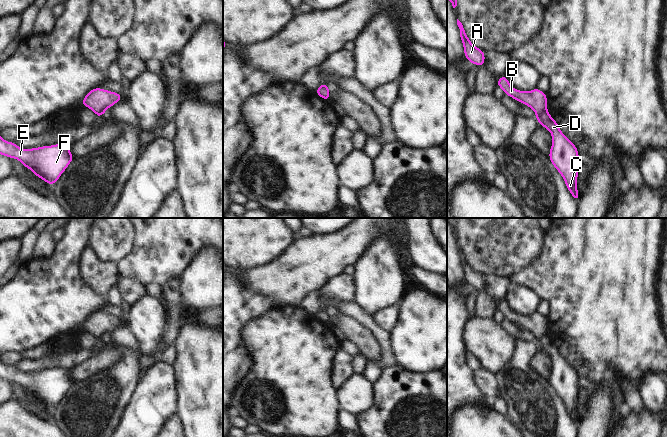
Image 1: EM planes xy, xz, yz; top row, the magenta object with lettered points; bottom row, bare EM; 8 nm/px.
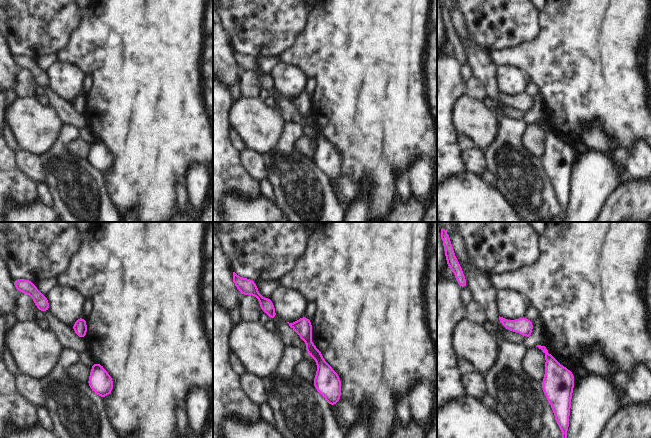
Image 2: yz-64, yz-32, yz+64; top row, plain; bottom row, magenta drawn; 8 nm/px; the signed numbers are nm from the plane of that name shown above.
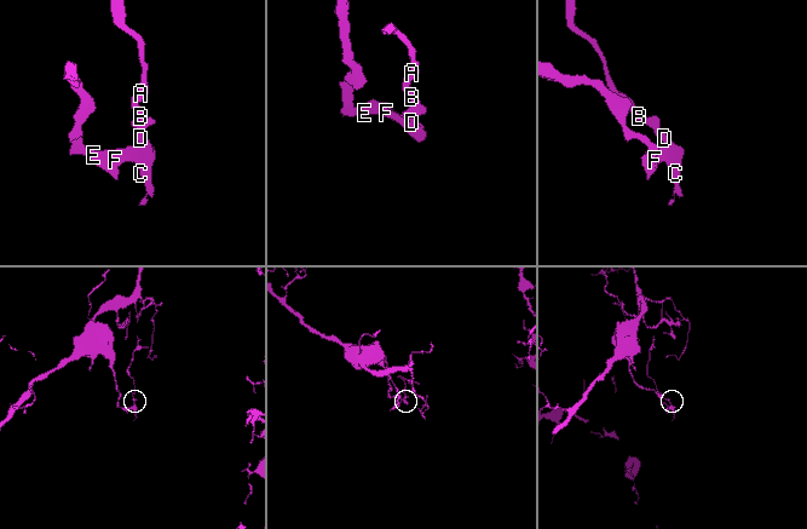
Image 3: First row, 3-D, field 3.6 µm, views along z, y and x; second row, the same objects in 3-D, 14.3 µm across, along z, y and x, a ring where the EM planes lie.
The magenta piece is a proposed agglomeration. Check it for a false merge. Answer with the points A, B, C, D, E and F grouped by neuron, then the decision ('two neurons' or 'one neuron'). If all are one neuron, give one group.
groups A B / C D E F; two neurons

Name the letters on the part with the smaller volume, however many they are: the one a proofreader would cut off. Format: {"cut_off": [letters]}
{"cut_off": ["A", "B"]}

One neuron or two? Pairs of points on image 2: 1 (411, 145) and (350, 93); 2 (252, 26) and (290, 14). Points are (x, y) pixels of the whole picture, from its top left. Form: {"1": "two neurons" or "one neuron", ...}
{"1": "one neuron", "2": "one neuron"}

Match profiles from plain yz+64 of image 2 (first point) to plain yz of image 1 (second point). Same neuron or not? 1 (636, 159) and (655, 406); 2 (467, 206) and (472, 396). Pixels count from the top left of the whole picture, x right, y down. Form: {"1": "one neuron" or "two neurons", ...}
{"1": "one neuron", "2": "two neurons"}

